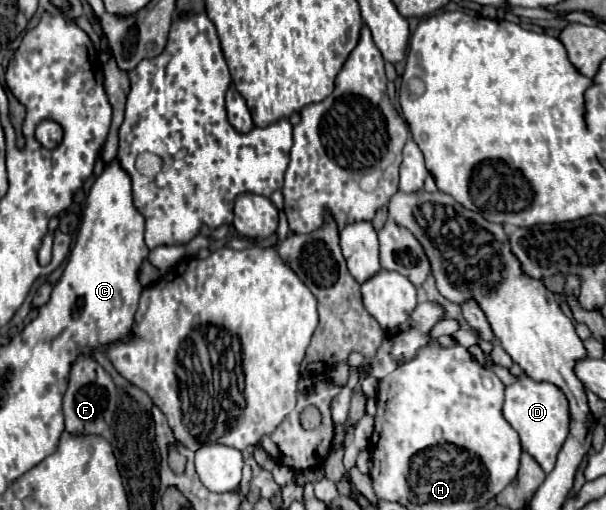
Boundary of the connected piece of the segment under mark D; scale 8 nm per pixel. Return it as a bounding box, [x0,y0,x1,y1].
[503,377,569,473]

